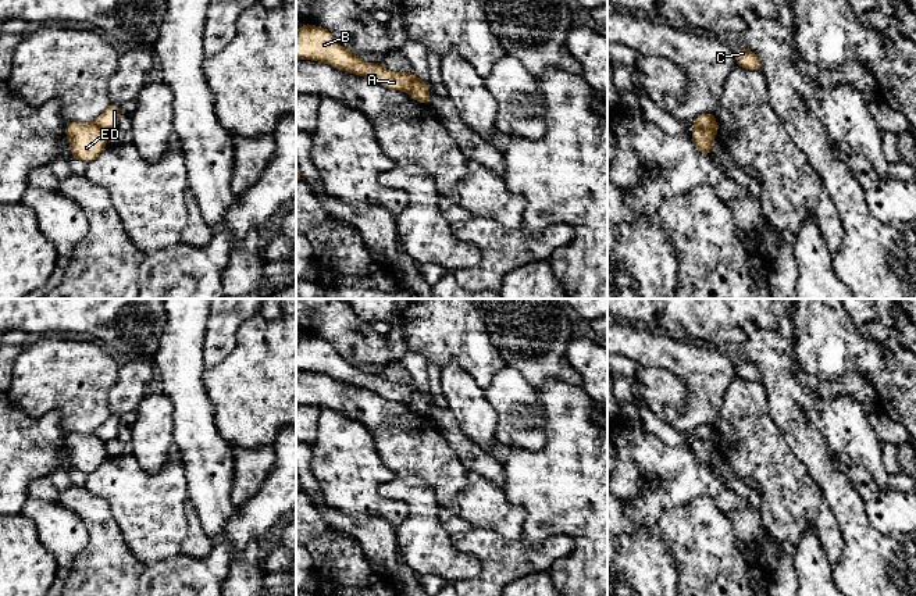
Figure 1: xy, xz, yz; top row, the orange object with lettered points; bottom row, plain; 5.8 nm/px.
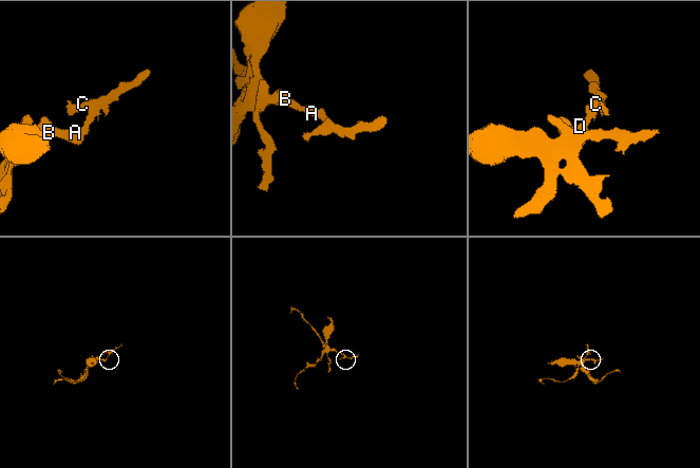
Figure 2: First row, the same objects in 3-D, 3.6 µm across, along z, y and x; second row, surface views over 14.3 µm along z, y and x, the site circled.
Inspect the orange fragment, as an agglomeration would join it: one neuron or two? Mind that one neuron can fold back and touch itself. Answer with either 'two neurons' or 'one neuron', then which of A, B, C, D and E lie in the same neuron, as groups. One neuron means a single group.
two neurons; A B E / C D

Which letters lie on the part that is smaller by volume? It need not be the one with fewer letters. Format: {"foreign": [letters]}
{"foreign": ["C", "D"]}

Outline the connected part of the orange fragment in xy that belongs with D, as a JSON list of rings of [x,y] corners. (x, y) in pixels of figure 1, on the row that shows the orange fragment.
[[[110,104],[95,121],[104,132],[118,125],[121,108],[115,104]]]

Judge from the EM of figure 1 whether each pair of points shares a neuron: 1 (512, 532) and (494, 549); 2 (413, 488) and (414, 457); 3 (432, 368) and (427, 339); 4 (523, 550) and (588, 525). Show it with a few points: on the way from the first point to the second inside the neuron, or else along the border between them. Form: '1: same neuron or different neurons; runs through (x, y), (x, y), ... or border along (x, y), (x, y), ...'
1: different neurons; border along (474, 527), (492, 530), (506, 539), (521, 539)
2: different neurons; border along (398, 475), (421, 478), (432, 489), (437, 500)
3: different neurons; border along (428, 361), (432, 361), (439, 368)
4: different neurons; border along (533, 539), (569, 535), (576, 546)

